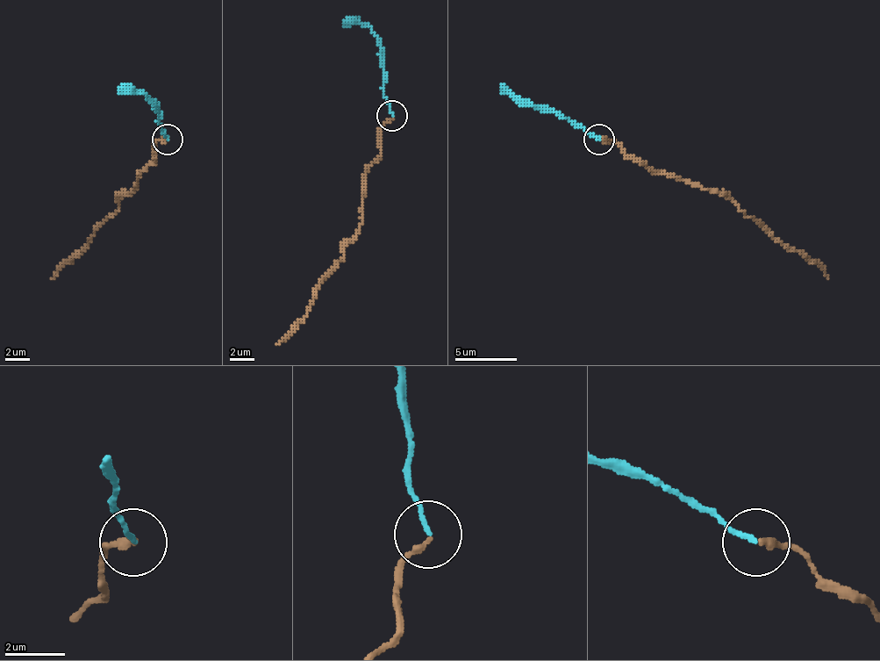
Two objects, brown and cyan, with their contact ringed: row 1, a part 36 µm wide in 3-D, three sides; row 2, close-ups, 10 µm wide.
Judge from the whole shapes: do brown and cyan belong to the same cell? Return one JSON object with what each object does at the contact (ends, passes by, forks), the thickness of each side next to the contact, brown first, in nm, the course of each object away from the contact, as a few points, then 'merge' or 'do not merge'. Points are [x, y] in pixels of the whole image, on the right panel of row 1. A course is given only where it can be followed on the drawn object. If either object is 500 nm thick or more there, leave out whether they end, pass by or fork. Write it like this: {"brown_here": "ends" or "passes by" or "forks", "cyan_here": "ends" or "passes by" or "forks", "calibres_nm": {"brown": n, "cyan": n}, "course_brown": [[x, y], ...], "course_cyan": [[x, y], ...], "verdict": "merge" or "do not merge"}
{"brown_here": "ends", "cyan_here": "ends", "calibres_nm": {"brown": 240, "cyan": 150}, "course_brown": [[599, 140], [611, 140], [658, 174], [717, 189], [762, 229], [803, 250], [827, 278]], "course_cyan": [[599, 140], [554, 112], [523, 106], [504, 87]], "verdict": "merge"}

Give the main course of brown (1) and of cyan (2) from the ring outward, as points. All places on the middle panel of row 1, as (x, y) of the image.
1: (393, 116), (381, 128), (381, 156), (365, 175), (359, 233), (322, 279), (304, 319), (275, 344)
2: (393, 116), (383, 97), (381, 39), (368, 26), (344, 20)

